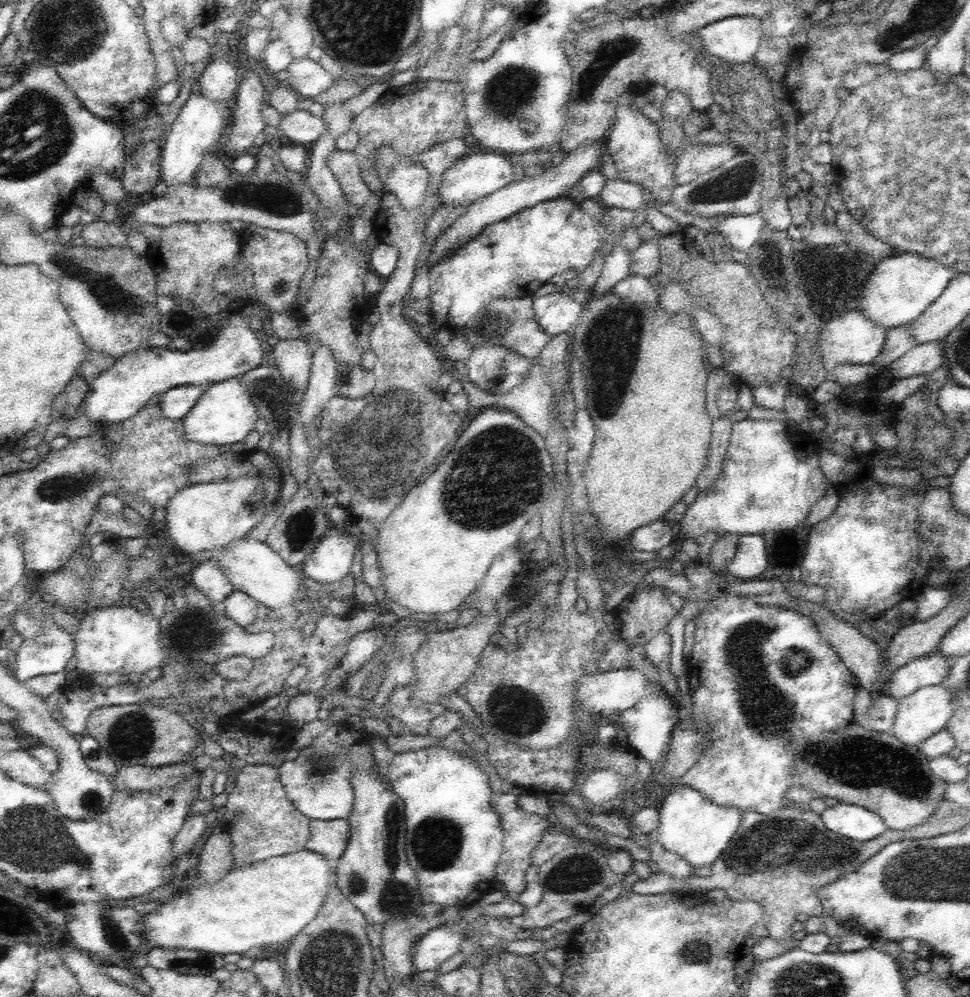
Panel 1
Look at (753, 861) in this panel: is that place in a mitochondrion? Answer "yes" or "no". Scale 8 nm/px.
yes

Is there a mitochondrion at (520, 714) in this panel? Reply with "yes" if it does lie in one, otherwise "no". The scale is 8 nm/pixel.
yes

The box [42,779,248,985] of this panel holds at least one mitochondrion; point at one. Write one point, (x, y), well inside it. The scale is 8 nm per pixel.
(92, 803)

